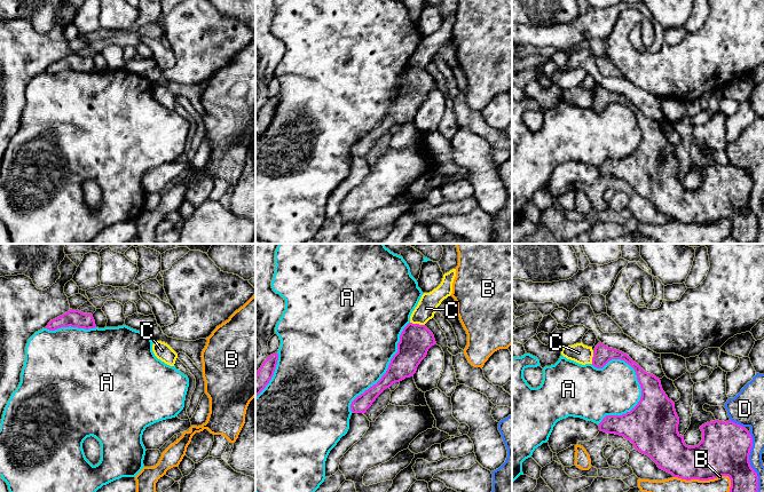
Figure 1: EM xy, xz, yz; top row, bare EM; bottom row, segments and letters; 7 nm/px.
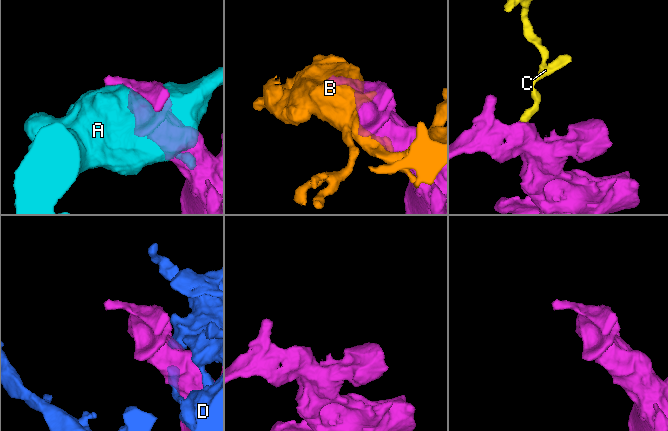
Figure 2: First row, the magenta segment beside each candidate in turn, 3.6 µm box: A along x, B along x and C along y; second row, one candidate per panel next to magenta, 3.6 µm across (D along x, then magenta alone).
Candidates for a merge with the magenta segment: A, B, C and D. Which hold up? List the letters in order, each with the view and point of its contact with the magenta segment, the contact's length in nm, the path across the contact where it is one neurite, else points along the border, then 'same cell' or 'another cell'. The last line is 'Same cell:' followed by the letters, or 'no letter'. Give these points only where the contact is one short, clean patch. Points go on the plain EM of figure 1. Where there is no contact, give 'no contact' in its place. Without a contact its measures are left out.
A: yz (638, 145) | 500 nm | another cell
B: yz (709, 222) | 420 nm | another cell
C: xz (417, 68) | 110 nm | along xz (410, 65), (424, 69) | another cell
D: yz (750, 209) | 480 nm | another cell
Same cell: no letter

